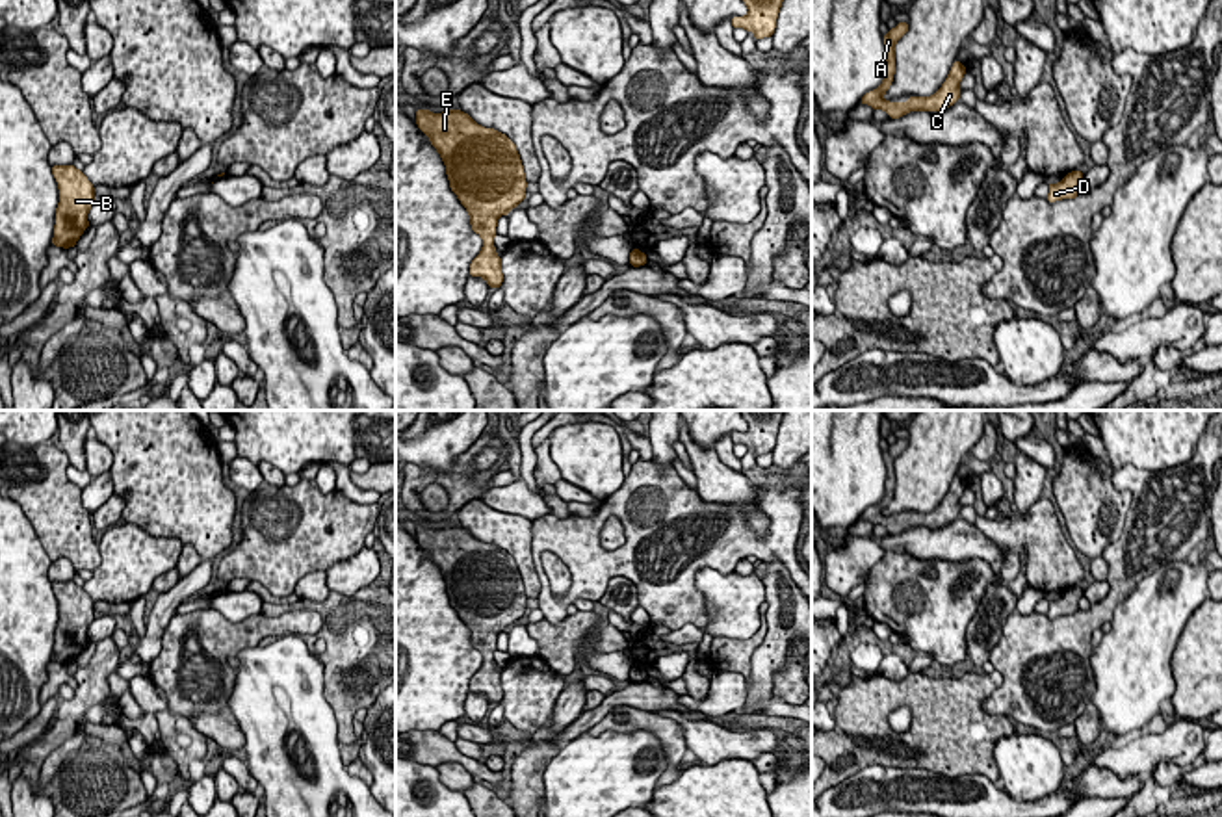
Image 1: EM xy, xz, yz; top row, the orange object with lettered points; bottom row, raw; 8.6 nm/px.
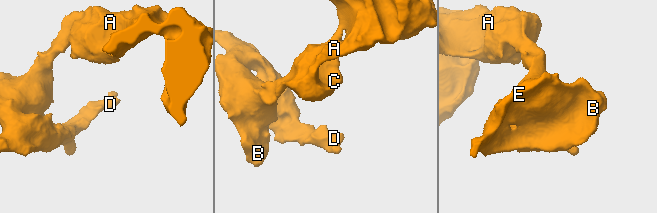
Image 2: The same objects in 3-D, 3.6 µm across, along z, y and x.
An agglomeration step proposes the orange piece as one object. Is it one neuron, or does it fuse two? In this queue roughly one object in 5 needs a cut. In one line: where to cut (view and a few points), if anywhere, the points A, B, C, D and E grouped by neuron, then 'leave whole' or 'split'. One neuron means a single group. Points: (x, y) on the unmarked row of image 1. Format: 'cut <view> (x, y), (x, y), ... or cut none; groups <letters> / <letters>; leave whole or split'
cut none; groups A B C D E; leave whole

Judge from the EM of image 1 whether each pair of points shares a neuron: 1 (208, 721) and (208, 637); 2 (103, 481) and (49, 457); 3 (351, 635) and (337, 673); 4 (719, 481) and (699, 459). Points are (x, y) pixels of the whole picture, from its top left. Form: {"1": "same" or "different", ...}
{"1": "different", "2": "different", "3": "same", "4": "same"}

